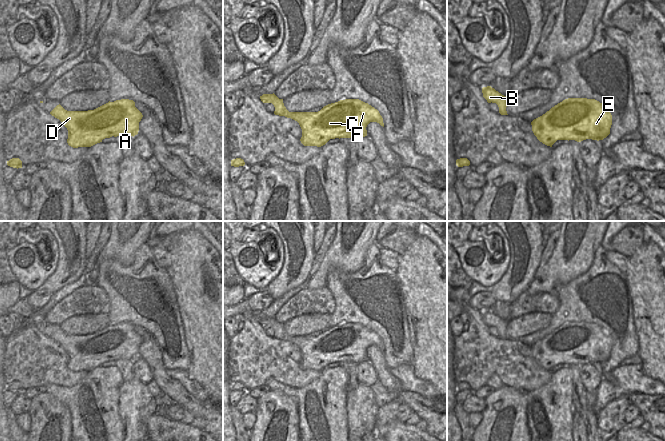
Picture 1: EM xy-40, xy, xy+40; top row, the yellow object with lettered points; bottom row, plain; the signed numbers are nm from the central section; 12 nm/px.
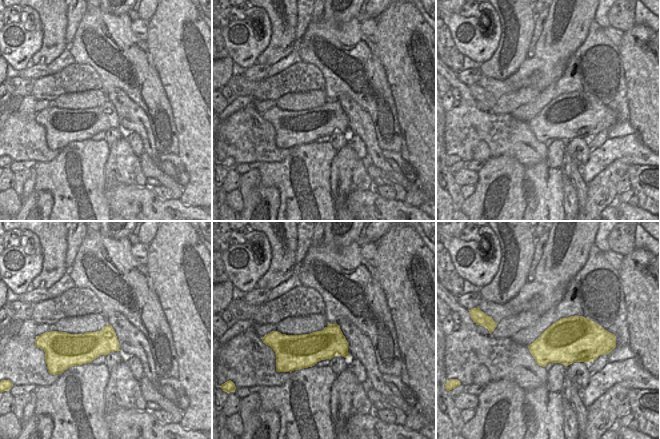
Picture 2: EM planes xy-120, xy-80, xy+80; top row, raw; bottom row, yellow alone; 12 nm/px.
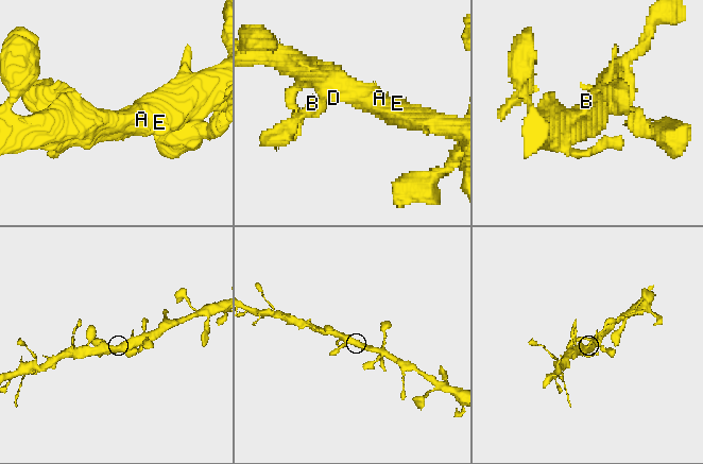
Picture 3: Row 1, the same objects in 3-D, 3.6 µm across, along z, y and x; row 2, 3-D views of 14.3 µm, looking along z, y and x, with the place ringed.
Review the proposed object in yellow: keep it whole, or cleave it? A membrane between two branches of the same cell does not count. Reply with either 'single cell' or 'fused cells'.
single cell

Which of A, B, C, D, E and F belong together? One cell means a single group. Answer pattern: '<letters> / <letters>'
A B C D E F

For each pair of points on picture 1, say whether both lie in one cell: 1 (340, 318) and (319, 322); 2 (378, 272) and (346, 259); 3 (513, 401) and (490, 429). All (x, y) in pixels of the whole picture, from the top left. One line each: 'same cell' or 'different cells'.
1: different cells
2: different cells
3: same cell

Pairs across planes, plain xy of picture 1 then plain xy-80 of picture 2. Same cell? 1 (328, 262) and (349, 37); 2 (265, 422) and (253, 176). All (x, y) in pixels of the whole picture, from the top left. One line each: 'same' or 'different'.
1: different
2: same

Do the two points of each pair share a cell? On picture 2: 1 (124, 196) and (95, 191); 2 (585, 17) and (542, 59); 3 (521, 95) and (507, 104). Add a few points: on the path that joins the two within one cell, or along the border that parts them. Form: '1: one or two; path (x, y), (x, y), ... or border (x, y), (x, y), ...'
1: two; border (107, 191), (107, 202), (111, 210)
2: one; path (574, 28), (553, 49)
3: one; path (518, 98), (510, 102)

